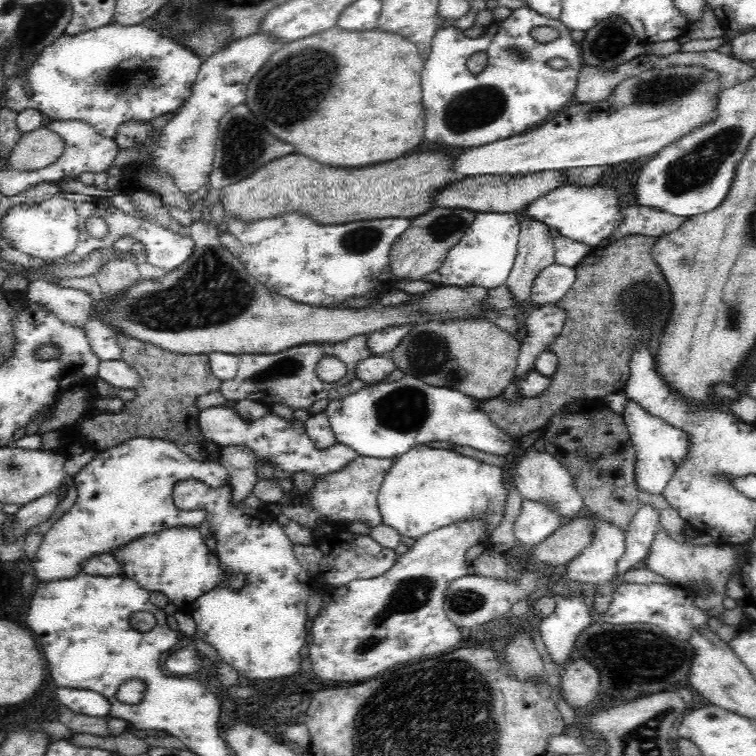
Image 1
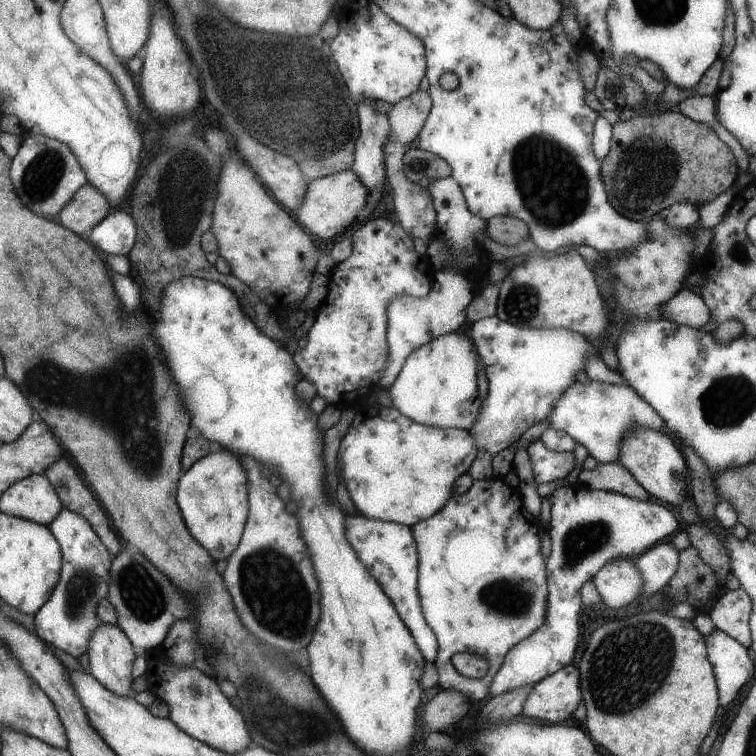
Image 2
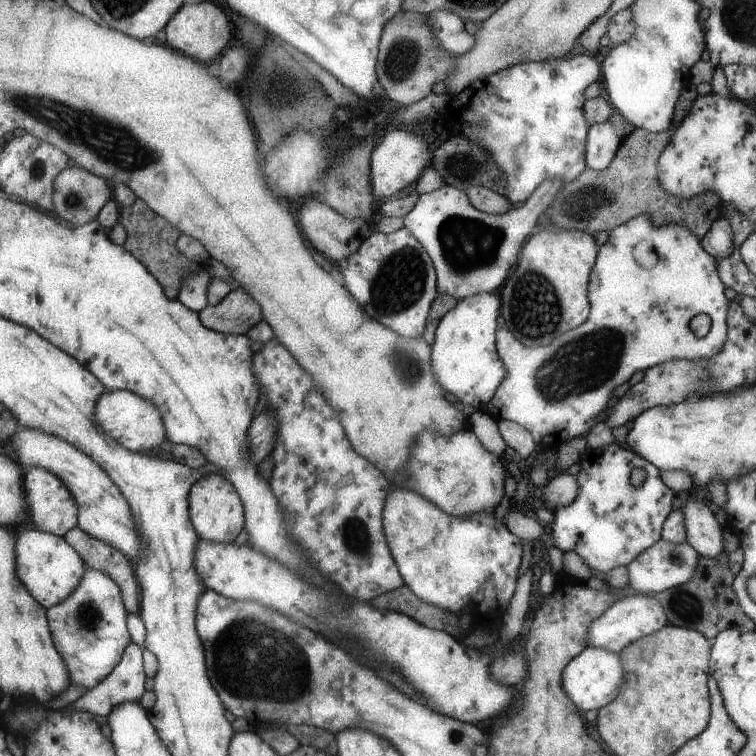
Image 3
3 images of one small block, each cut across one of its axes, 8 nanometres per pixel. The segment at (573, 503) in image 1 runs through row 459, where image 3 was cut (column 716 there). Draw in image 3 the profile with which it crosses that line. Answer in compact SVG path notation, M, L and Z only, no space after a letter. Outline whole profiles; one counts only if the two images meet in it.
M687 498L685 502L683 500L677 500L677 506L675 508L679 508L681 514L683 514L683 526L685 526L685 534L687 534L687 544L699 556L715 558L719 552L725 552L721 548L721 532L723 532L723 528L717 526L717 522L715 522L715 510L711 510L709 506L705 506L699 500L693 500L693 498Z

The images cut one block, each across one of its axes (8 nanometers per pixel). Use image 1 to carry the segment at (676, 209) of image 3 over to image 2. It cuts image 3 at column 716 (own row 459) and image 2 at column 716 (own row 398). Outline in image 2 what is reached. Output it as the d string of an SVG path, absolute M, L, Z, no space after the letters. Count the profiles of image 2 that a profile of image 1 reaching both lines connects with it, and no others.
M665 110L657 112L655 116L633 116L627 122L613 124L611 136L611 150L601 160L601 178L605 186L605 194L609 204L623 216L631 220L649 218L651 214L659 212L661 208L677 204L693 204L701 206L713 202L721 192L731 188L737 182L739 168L731 150L715 136L715 130L705 122L693 122L681 112Z

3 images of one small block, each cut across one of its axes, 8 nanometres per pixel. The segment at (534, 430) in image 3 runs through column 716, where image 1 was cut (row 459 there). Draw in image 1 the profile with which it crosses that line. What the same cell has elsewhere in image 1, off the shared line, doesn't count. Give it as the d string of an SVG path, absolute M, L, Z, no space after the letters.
M218 406L218 408L202 410L198 416L198 426L200 426L200 432L204 434L204 438L214 442L216 446L250 448L258 456L260 462L274 464L276 468L284 470L290 478L296 472L308 472L316 480L320 480L322 476L328 476L332 472L342 470L346 464L350 464L352 460L356 460L360 456L354 448L348 448L346 444L334 444L334 448L330 446L328 450L318 450L314 446L314 440L306 434L306 428L302 422L298 422L296 418L294 418L294 422L286 422L272 412L258 418L258 420L244 420L234 408Z

